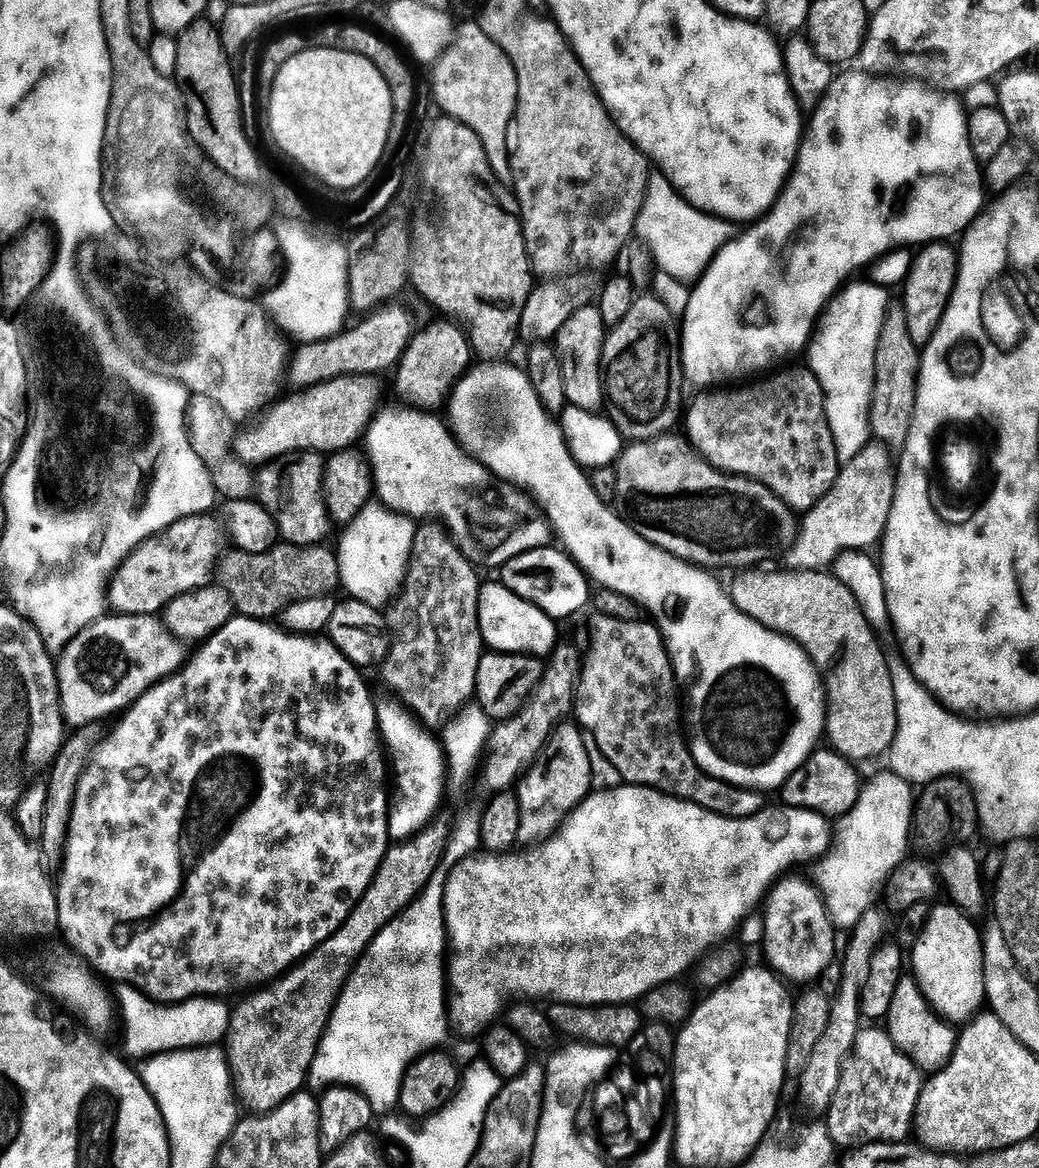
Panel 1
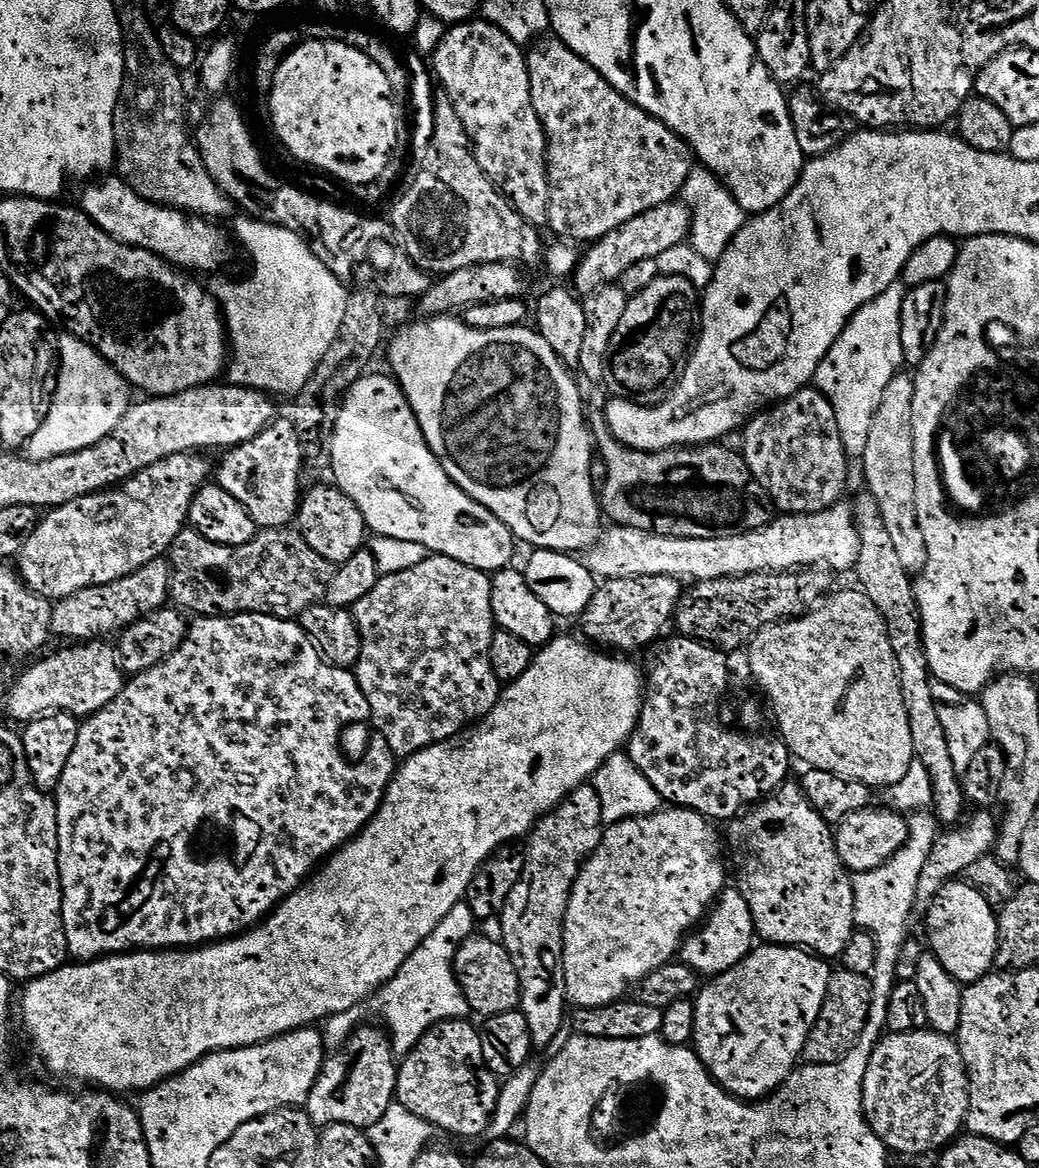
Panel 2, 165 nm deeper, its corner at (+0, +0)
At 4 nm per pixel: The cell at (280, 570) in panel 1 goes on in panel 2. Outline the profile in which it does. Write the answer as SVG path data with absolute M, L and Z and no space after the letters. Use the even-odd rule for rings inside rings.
M185 528L171 544L166 559L170 565L169 599L179 609L192 610L196 613L194 615L202 618L242 613L276 615L280 619L299 618L323 601L324 592L334 573L333 565L315 553L296 528L263 529L250 542L230 548L210 542L193 528Z

